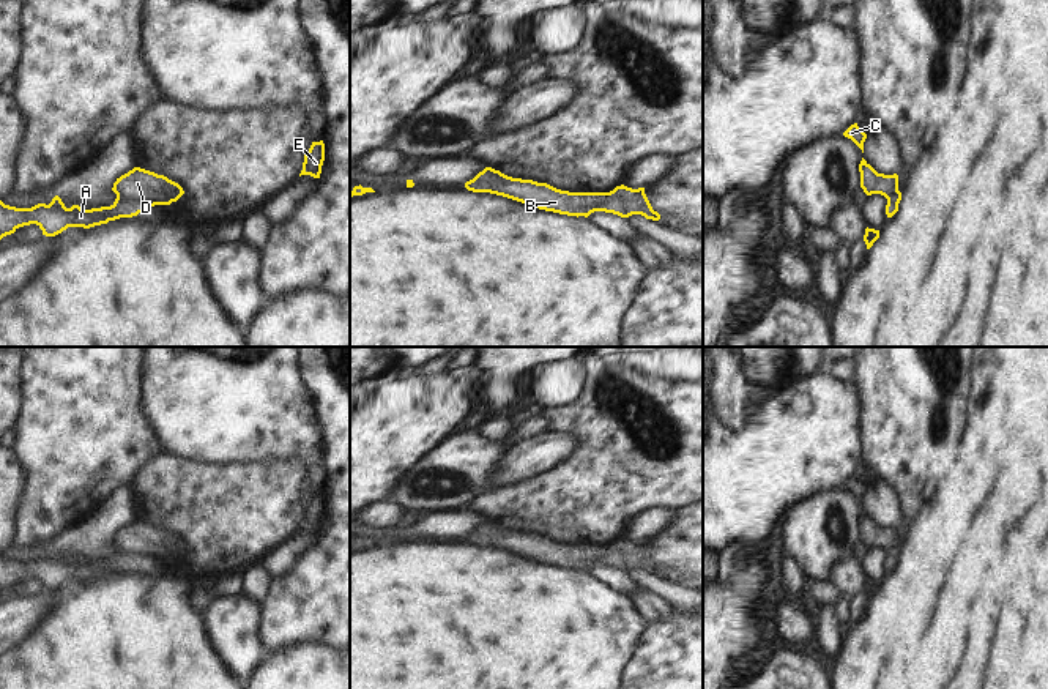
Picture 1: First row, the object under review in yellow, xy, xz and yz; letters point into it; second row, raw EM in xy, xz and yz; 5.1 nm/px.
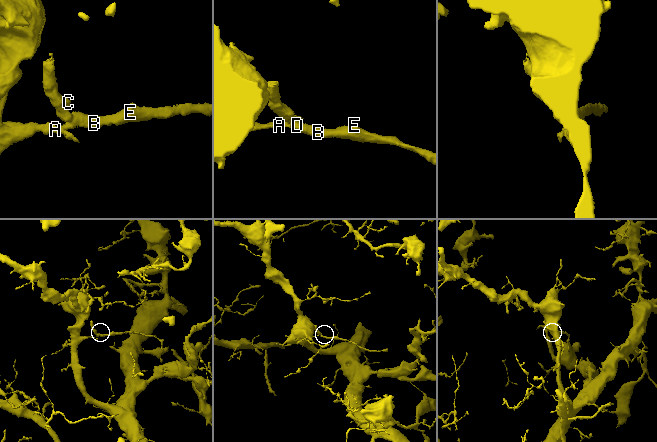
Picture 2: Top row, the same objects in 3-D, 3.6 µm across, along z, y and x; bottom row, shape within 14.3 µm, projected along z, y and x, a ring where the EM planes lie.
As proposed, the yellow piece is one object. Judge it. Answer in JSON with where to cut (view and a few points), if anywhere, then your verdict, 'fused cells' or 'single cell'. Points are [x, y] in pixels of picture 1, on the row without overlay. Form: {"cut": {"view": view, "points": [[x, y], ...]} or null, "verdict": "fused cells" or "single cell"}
{"cut": {"view": "xy", "points": [[117, 547], [130, 552], [141, 565]]}, "verdict": "fused cells"}

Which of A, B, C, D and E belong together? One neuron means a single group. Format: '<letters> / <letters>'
A / B C D E

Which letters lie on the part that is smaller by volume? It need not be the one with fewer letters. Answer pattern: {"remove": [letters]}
{"remove": ["B", "C", "D", "E"]}

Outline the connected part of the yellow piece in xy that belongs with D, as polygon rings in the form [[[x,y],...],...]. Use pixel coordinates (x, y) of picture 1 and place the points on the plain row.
[[[134,520],[117,531],[112,544],[117,549],[134,555],[140,566],[154,558],[170,558],[184,547],[178,536],[140,520]]]

